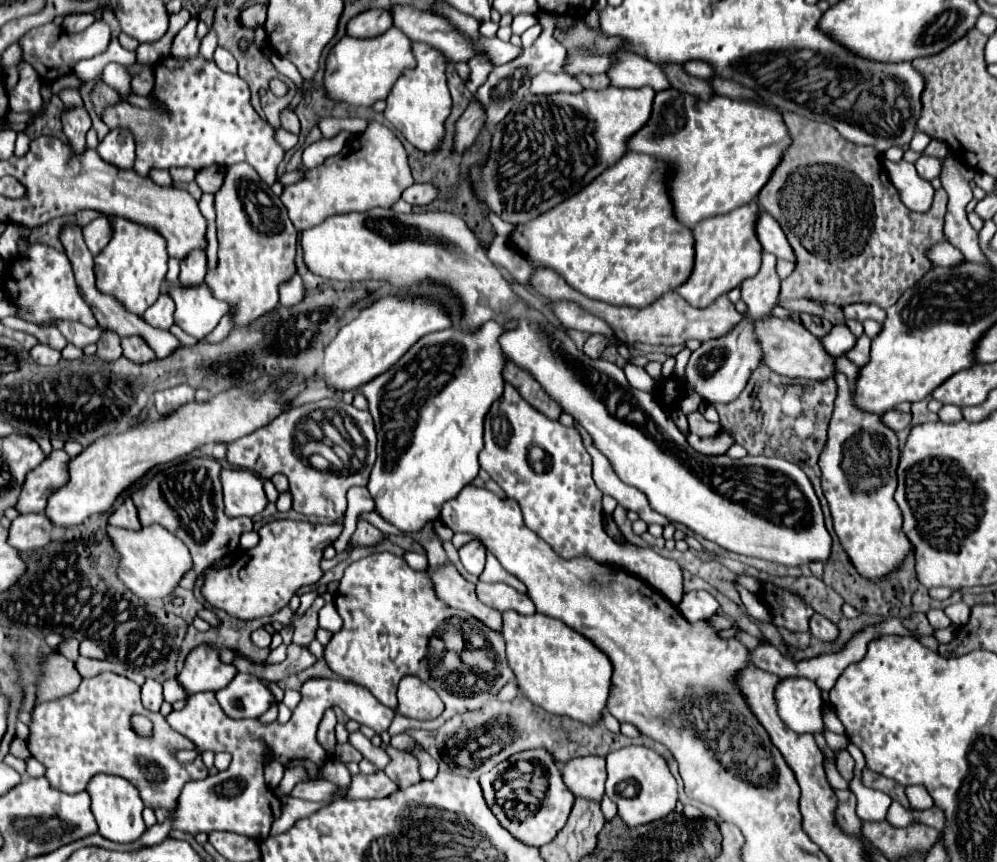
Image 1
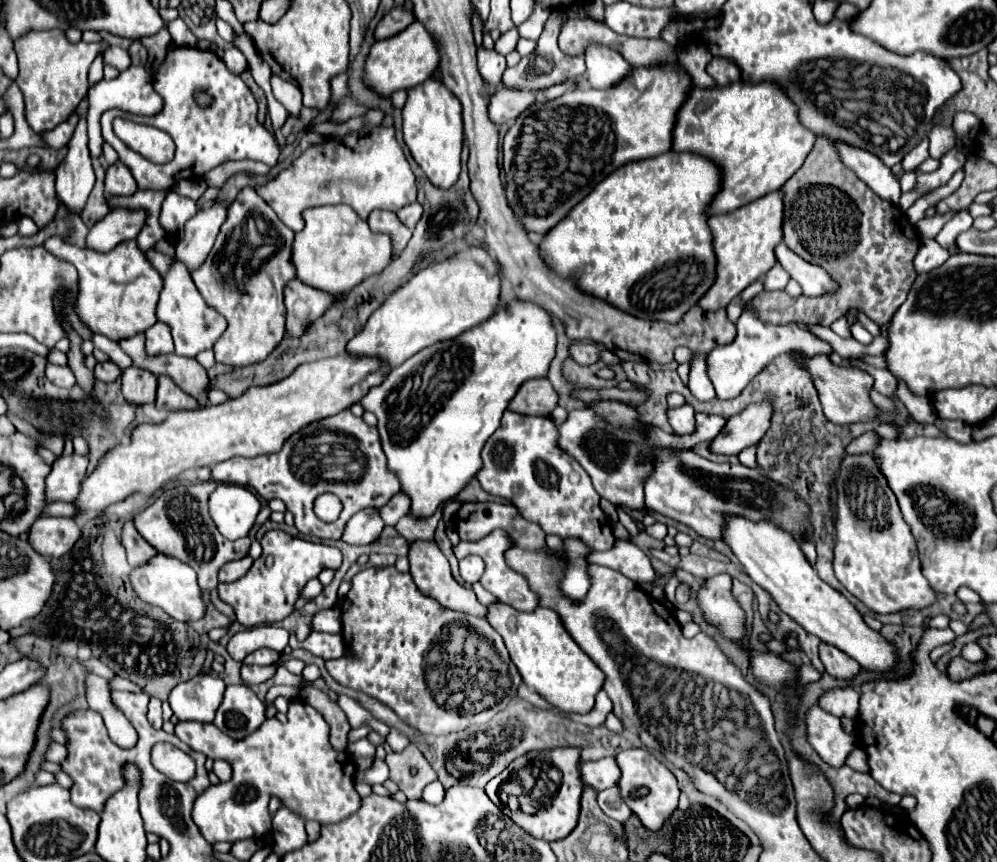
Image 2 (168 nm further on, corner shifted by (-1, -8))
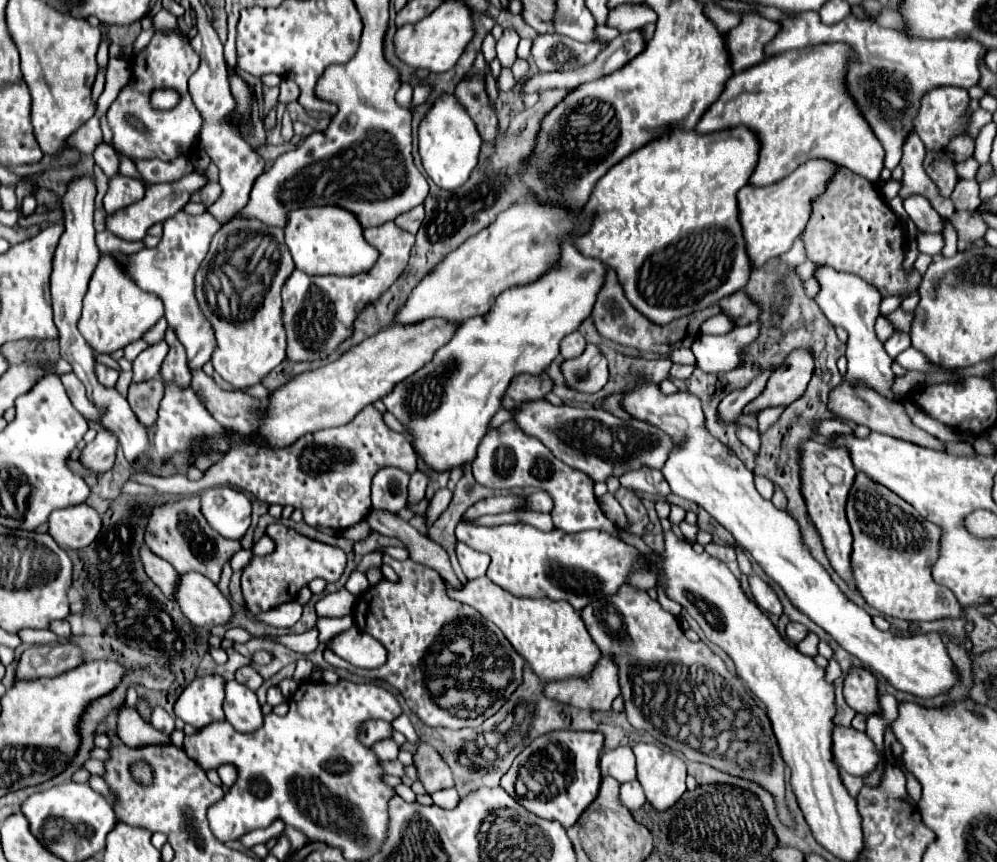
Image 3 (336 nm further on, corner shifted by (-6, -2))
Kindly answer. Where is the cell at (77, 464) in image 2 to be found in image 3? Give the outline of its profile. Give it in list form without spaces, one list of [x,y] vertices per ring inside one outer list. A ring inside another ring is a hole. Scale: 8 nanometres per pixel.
[[[101,431],[91,443],[85,445],[79,461],[85,469],[103,473],[113,467],[115,451],[117,451],[117,437],[111,431]]]

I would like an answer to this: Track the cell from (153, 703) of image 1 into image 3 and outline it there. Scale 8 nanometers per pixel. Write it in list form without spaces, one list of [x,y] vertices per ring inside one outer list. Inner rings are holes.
[[[157,705],[157,707],[153,707],[153,715],[151,715],[151,725],[155,727],[155,729],[161,729],[161,731],[167,731],[167,733],[171,733],[173,729],[175,729],[175,721],[173,721],[173,717],[161,707],[161,705]]]

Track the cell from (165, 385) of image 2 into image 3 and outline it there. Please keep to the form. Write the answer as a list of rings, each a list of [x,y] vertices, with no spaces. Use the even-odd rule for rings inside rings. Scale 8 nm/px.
[[[167,329],[165,341],[169,343],[169,355],[165,357],[165,363],[161,365],[161,377],[167,383],[175,383],[179,387],[189,387],[191,375],[189,375],[189,367],[187,367],[187,357],[185,357],[185,349],[183,345],[177,341],[175,333],[171,329]]]

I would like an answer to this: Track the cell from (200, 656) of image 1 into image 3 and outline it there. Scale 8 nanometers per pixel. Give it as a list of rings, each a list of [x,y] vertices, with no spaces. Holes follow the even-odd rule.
[[[221,675],[195,677],[175,703],[175,715],[201,729],[211,721],[223,721],[225,679]]]

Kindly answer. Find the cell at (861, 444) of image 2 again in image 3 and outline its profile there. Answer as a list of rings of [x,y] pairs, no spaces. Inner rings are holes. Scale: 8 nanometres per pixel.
[[[809,441],[803,445],[801,455],[801,481],[803,481],[803,497],[807,501],[809,515],[821,535],[825,553],[833,565],[833,569],[849,583],[853,585],[851,567],[849,567],[849,555],[851,555],[851,529],[845,517],[845,501],[847,493],[851,489],[855,477],[855,467],[851,461],[851,455],[845,447],[827,447],[819,445],[817,441]]]

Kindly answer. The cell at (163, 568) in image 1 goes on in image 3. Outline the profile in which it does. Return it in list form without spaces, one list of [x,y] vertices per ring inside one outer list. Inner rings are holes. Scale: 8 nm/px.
[[[195,571],[179,575],[173,595],[175,603],[193,625],[223,625],[233,615],[231,605],[223,597],[219,587],[211,579],[205,579],[201,573]]]

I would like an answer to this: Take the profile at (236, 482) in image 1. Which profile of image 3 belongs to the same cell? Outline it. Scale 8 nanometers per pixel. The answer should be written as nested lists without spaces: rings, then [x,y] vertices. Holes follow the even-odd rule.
[[[233,487],[203,491],[201,511],[209,525],[227,539],[241,539],[251,525],[251,499]]]

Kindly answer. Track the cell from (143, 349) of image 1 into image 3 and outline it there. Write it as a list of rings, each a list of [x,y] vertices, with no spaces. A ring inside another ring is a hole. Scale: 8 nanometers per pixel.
[[[151,379],[145,383],[131,383],[129,385],[129,395],[127,401],[133,409],[133,413],[137,415],[137,419],[145,425],[145,427],[153,427],[155,419],[157,419],[157,409],[159,409],[159,401],[163,399],[163,381]]]

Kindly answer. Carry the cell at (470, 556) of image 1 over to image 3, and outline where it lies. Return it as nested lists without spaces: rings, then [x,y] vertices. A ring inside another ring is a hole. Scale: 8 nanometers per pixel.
[[[457,543],[457,559],[459,559],[459,565],[467,579],[483,577],[489,567],[489,555],[479,553],[479,551],[467,547],[465,543]]]

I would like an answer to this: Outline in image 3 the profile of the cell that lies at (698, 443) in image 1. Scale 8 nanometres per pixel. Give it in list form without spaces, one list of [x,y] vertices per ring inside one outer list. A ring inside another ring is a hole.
[[[793,351],[781,367],[777,367],[767,385],[765,391],[749,407],[745,407],[745,413],[761,413],[767,407],[789,407],[797,397],[805,393],[805,387],[813,375],[813,357],[809,351]]]

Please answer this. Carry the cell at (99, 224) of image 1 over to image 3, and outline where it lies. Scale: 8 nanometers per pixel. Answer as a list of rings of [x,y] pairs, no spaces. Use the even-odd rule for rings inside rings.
[[[191,173],[175,183],[159,183],[159,185],[151,185],[147,187],[145,191],[145,197],[137,203],[131,203],[129,207],[121,209],[121,211],[115,211],[113,215],[107,217],[107,231],[111,231],[113,235],[125,239],[125,241],[141,241],[147,233],[147,229],[155,223],[163,223],[165,219],[169,219],[171,215],[175,215],[187,201],[189,201],[189,195],[197,189],[201,189],[203,185],[207,183],[205,177],[197,175],[197,173]]]

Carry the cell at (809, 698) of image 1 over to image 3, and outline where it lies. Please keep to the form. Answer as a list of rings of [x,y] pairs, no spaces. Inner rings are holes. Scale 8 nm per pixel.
[[[835,725],[833,763],[841,771],[847,771],[849,775],[863,777],[875,769],[875,765],[879,763],[879,755],[873,741],[865,733],[853,727]]]

